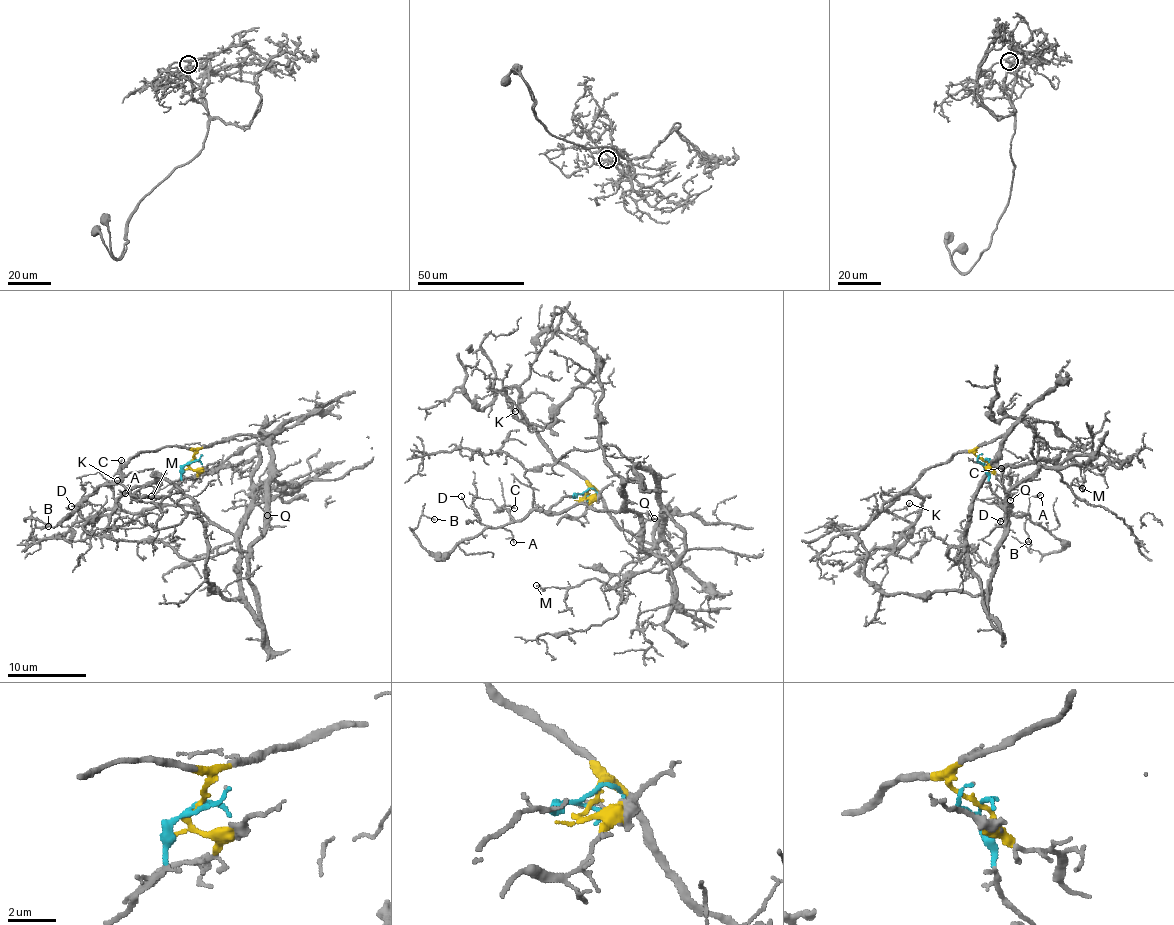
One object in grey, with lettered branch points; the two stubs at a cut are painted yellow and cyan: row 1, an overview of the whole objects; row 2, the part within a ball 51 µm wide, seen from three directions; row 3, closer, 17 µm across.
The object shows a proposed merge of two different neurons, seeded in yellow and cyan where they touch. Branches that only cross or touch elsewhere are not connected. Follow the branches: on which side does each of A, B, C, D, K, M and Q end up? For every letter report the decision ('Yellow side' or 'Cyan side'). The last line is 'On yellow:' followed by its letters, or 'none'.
A: Cyan side
B: Cyan side
C: Cyan side
D: Cyan side
K: Yellow side
M: Yellow side
Q: Cyan side
On yellow: K, M

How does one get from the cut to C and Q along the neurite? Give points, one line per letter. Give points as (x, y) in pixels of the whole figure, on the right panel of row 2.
C: (985, 461), (990, 487), (1009, 507), (1010, 513), (1019, 517), (1005, 500), (1002, 468)
Q: (985, 461), (990, 487), (1009, 504), (1000, 503), (1008, 514), (1009, 523), (1005, 492), (1010, 495), (1010, 500)

